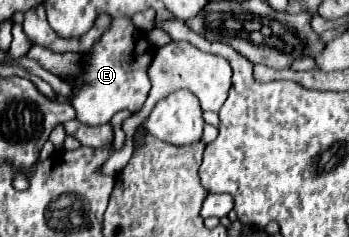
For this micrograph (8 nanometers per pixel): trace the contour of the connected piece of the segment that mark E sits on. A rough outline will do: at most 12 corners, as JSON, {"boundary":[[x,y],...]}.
{"boundary":[[127,16],[65,78],[89,126],[139,112],[151,82],[151,40]]}

